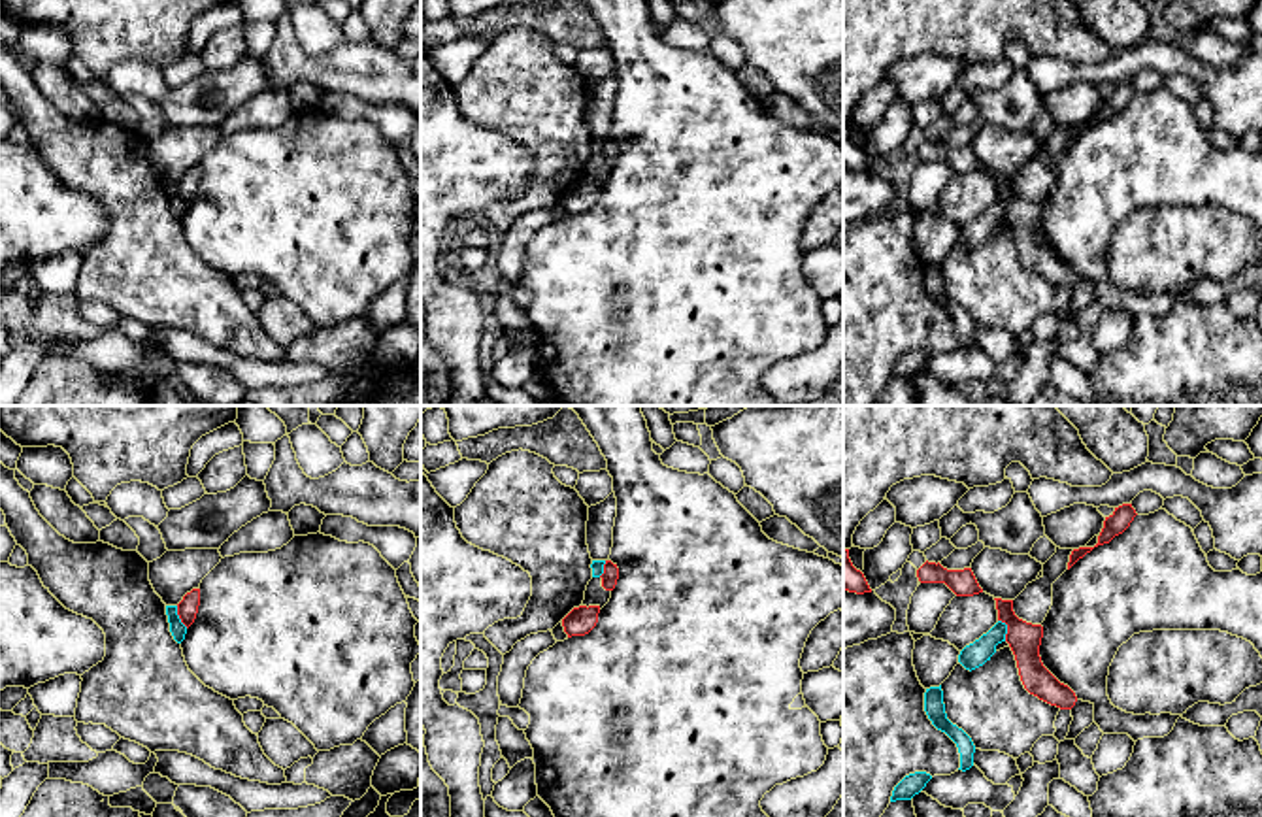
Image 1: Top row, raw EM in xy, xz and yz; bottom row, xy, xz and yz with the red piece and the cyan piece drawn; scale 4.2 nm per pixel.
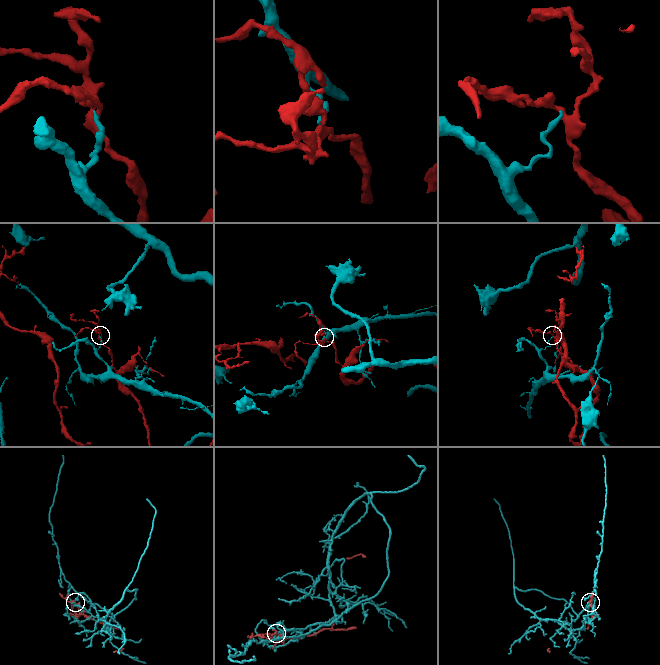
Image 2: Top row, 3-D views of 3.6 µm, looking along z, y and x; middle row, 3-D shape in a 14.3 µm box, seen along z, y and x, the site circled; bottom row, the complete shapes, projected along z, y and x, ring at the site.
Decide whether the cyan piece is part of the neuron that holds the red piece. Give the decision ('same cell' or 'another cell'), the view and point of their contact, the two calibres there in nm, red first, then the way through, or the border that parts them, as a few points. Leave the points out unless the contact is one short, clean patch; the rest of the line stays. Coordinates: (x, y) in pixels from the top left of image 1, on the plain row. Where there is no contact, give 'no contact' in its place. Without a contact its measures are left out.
another cell; contact yz (1008, 206); calibres 140 and 110 nm

